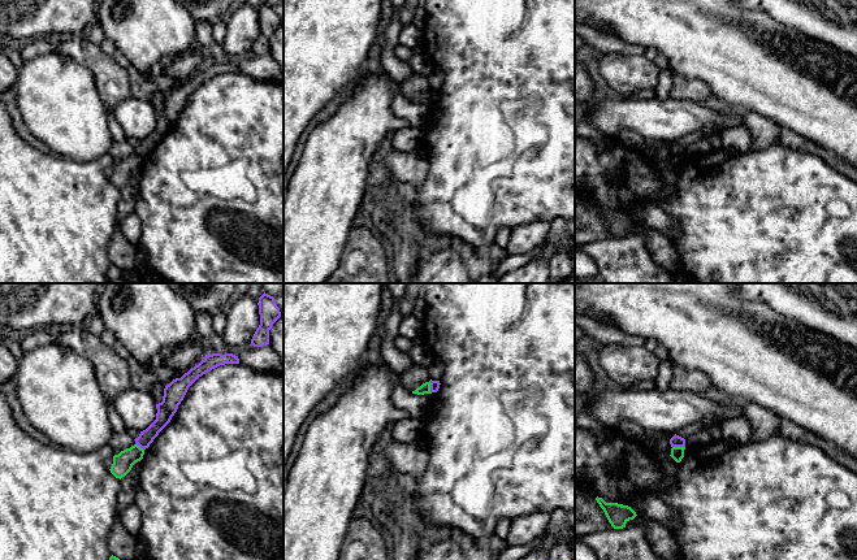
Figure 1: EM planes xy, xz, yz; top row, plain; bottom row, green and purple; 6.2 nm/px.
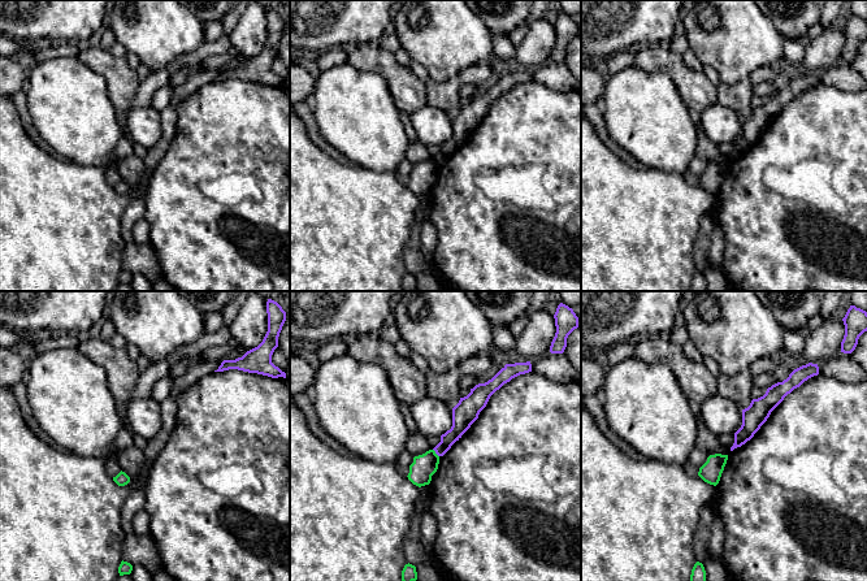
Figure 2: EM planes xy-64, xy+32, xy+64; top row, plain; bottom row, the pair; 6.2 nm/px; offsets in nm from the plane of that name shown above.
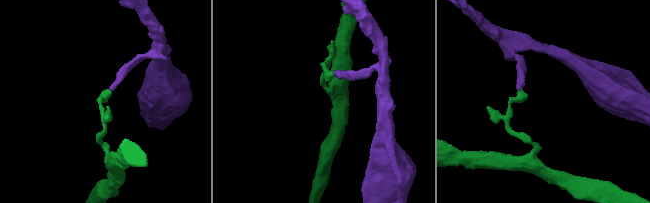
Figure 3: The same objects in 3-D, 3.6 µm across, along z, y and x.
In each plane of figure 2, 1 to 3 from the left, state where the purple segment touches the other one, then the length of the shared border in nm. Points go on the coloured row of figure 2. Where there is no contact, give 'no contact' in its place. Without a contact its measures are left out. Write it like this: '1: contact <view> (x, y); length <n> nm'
1: no contact
2: contact xy+32 (434, 452); length 70 nm
3: no contact

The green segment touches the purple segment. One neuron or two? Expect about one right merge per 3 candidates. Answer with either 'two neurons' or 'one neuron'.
two neurons

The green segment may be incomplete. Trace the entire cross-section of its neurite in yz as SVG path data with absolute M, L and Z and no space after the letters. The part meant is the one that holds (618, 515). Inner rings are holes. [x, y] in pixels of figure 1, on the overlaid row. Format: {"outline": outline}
{"outline": "M596 498L600 507L603 509L609 522L614 529L623 529L629 520L633 520L637 515L636 512L623 504L606 503L602 498Z"}

